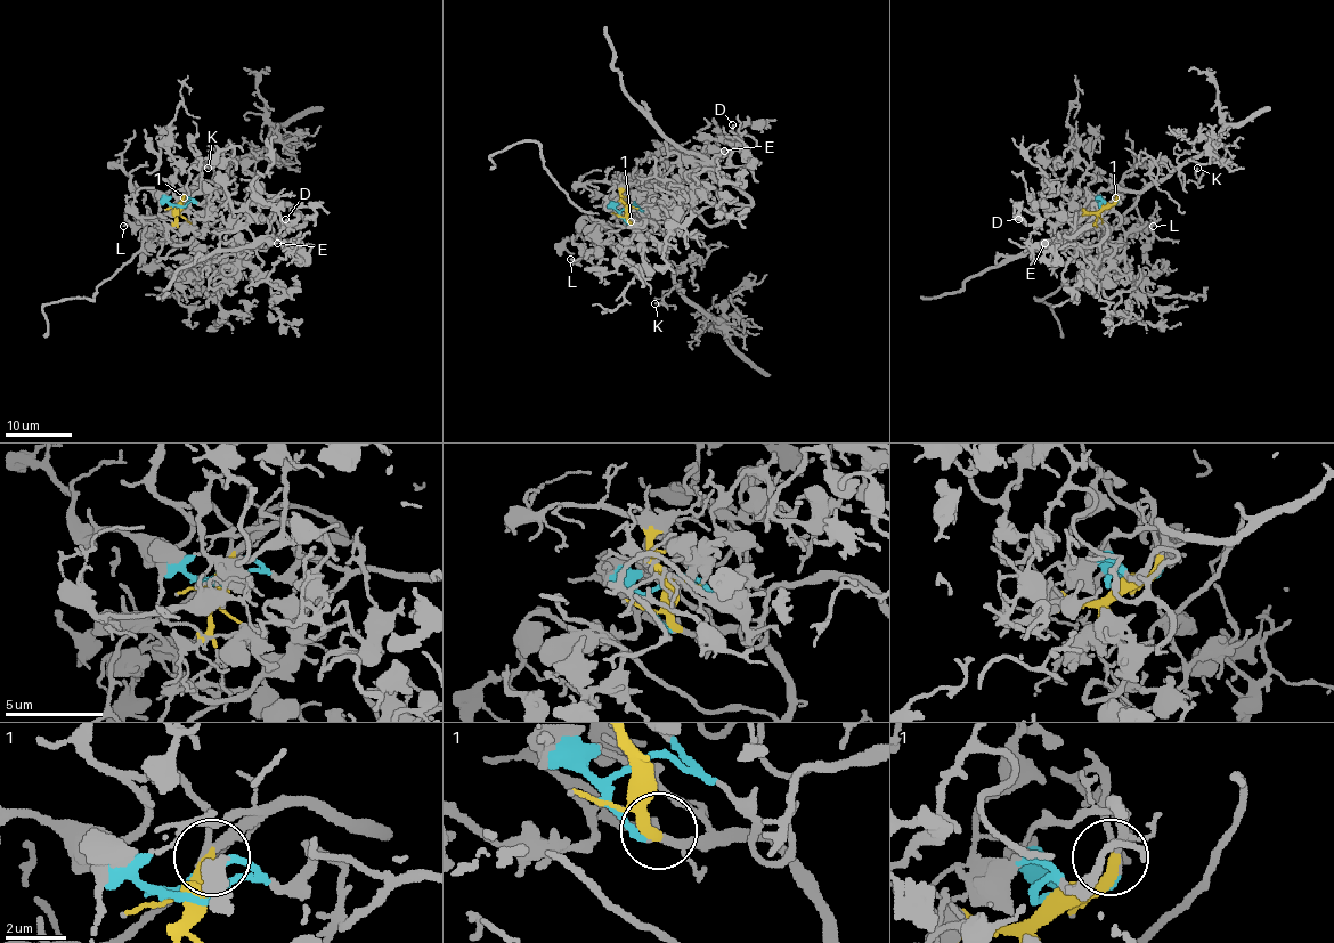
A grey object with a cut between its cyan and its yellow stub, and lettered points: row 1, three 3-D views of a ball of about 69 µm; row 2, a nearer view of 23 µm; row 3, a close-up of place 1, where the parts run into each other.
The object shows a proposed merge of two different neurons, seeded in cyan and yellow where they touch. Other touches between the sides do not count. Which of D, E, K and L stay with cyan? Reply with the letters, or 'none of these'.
D, E, L

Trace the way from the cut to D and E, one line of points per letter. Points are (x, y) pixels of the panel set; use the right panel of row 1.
D: (1100, 205), (1122, 197), (1079, 221), (1041, 198), (1036, 221), (1018, 219)
E: (1100, 205), (1122, 197), (1106, 212), (1099, 202), (1119, 201), (1074, 238), (1044, 243)

